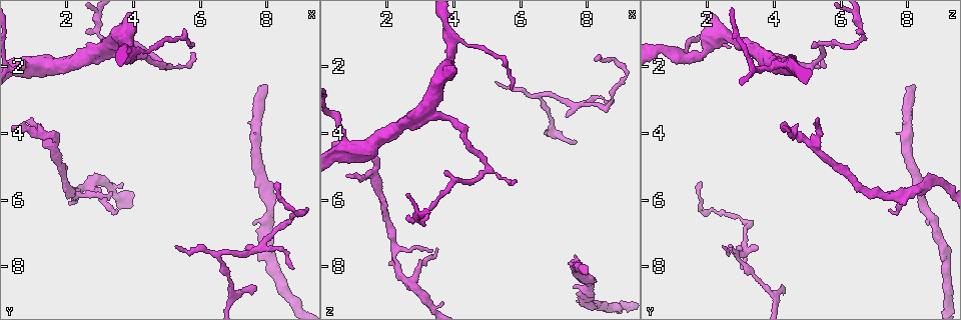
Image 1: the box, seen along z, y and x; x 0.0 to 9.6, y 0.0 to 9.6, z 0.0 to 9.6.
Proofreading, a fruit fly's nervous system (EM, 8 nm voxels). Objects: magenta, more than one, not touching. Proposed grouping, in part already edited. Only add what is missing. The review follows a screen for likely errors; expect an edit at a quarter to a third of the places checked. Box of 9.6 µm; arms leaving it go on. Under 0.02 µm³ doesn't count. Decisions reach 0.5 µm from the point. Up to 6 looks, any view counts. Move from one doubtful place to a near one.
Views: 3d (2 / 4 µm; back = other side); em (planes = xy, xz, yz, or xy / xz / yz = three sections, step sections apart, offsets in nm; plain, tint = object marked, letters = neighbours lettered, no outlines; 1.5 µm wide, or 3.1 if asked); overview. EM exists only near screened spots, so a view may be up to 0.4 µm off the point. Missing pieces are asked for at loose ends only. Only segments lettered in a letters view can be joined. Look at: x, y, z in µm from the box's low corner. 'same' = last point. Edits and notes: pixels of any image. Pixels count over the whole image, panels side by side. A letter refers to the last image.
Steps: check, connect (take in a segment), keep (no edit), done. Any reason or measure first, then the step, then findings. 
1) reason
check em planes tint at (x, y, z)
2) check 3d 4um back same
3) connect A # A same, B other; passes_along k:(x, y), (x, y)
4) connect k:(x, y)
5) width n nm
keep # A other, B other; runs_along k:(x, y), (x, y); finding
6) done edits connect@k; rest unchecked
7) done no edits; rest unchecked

thin end
check 3d 4um at (3.50, 6.30, 7.45)

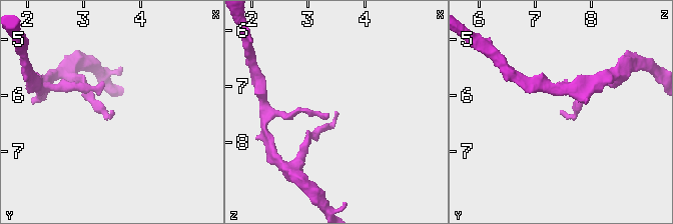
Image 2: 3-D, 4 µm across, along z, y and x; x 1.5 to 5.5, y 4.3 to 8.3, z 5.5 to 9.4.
check em planes letters at (3.45, 6.25, 7.45)

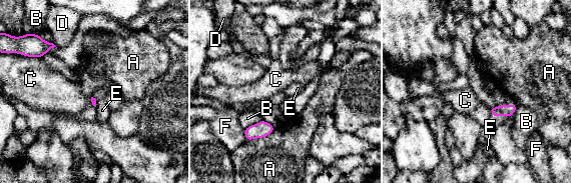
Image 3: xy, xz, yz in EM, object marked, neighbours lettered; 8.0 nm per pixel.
keep # A other, B other, C other, D other, E other, F other; border 3:(30, 56), (42, 57); no lettered segment goes on from it

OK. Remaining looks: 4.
tapers out
check em yz step 8 tint at (5.70, 1.60, 5.50)

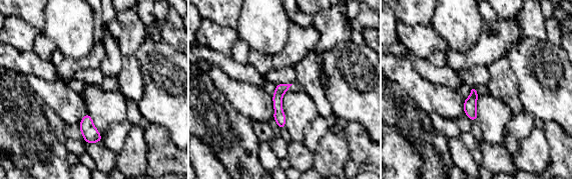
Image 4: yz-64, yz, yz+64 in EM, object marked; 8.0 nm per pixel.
check em planes letters same

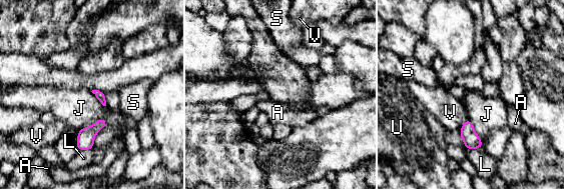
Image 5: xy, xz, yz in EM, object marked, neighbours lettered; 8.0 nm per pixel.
width 70 nm
keep # A other, J other, L other, S other, U other, V other; border 5:(106, 121), (97, 119), (78, 131); none of them fits

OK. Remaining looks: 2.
branch stops here
check 3d 4um at (8.05, 2.60, 8.30)

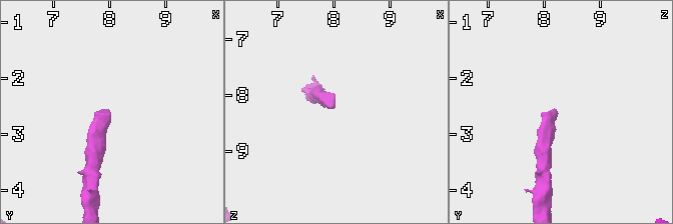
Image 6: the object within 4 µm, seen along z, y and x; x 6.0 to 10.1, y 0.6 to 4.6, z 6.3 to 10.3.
check em planes letters at (8.00, 2.60, 8.20)

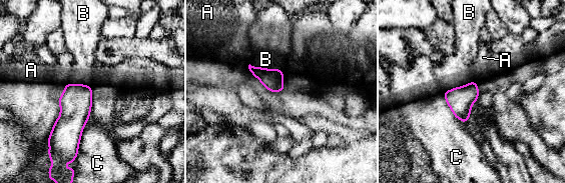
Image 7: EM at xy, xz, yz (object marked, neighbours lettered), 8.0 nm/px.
connect B # A other, B same, C other; passes_along 7:(272, 79), (265, 68), (265, 59); the cell continues

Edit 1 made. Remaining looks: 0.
done edits connect@7; rest unchecked

